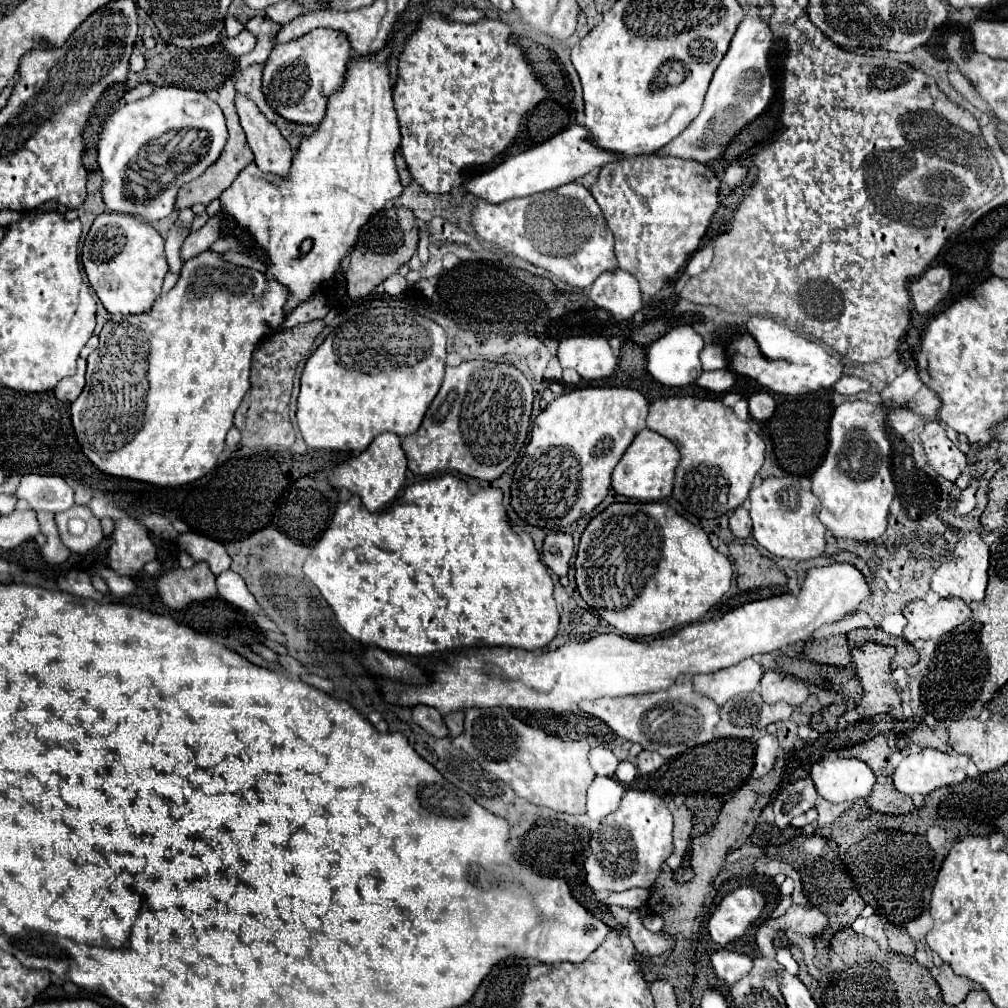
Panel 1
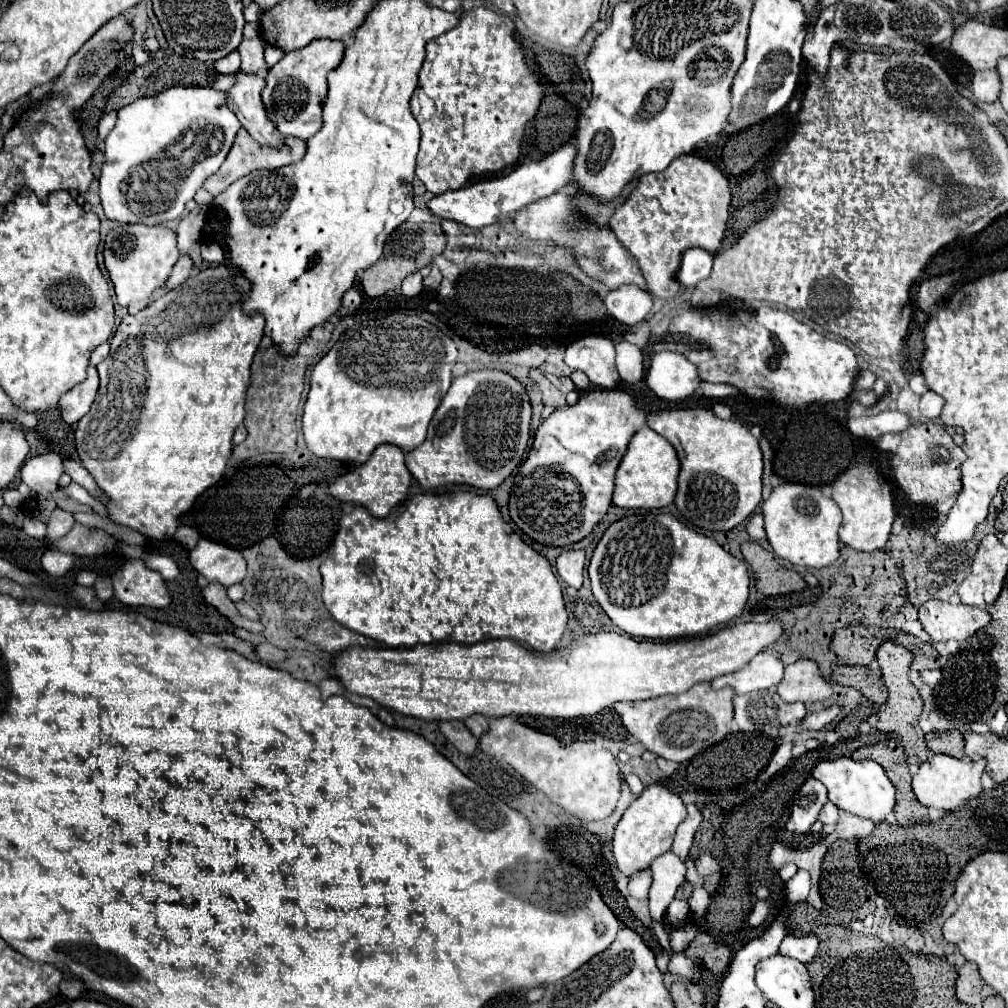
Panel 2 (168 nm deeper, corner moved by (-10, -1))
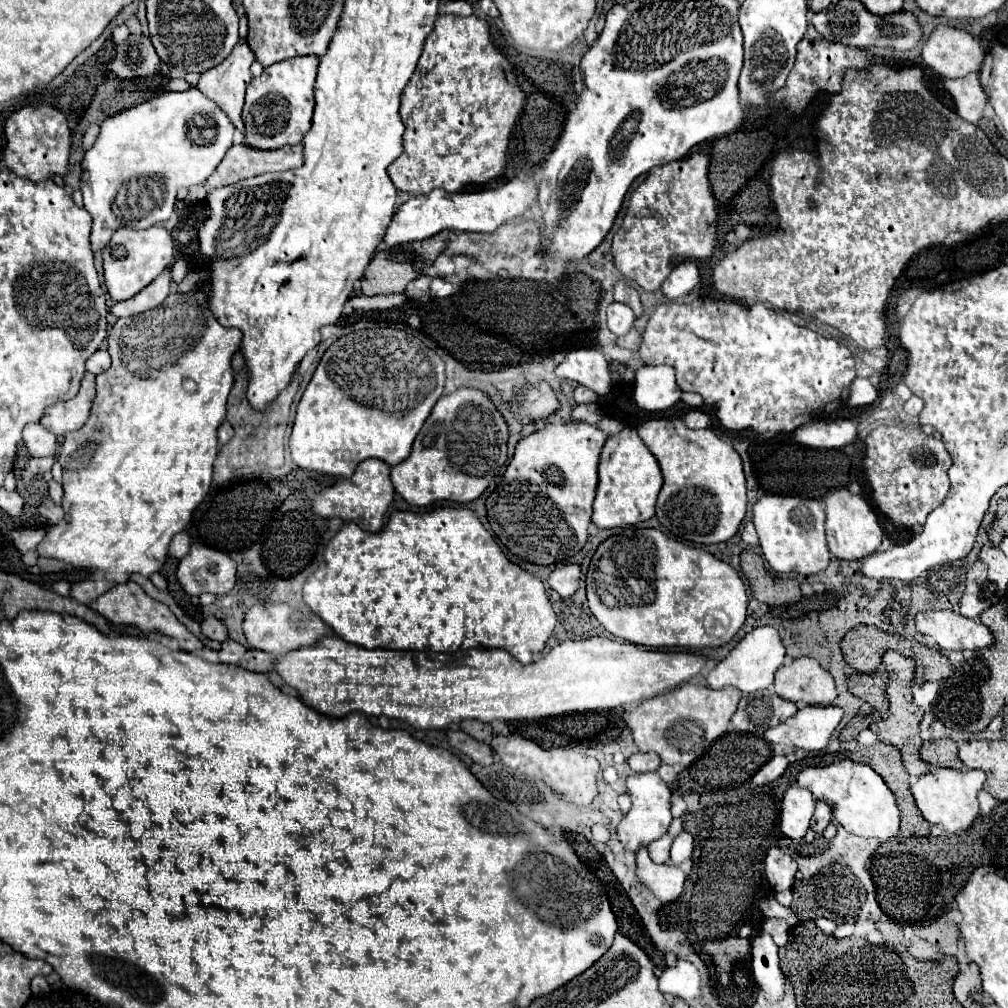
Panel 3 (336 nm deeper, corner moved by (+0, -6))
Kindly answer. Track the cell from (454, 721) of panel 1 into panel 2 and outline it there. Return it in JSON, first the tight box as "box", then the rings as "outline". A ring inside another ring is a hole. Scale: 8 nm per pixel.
{"box":[464,715,488,737],"outline":[[[472,715],[464,721],[464,725],[468,727],[468,731],[474,735],[474,737],[480,737],[482,733],[486,733],[488,729],[488,719],[484,715]]]}

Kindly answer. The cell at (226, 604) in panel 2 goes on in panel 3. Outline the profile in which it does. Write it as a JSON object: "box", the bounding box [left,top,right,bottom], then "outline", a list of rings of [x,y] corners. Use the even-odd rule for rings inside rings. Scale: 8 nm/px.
{"box":[202,616,226,642],"outline":[[[208,616],[204,622],[202,622],[202,636],[208,638],[208,640],[216,640],[216,642],[224,642],[226,640],[226,628],[224,624],[214,618],[214,616]]]}

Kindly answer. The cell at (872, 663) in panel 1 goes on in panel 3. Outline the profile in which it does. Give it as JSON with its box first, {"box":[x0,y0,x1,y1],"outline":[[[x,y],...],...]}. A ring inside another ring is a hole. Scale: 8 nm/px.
{"box":[870,650,930,776],"outline":[[[888,650],[882,658],[882,664],[890,676],[890,684],[888,684],[888,700],[890,700],[890,712],[888,712],[888,718],[878,722],[878,724],[872,724],[870,728],[878,734],[878,740],[886,742],[886,744],[894,744],[900,752],[902,752],[902,760],[904,760],[904,766],[906,766],[906,772],[910,776],[922,776],[922,772],[928,772],[930,770],[930,764],[924,762],[920,758],[920,746],[922,746],[922,740],[918,736],[918,724],[924,716],[924,710],[918,708],[912,700],[912,692],[910,692],[910,686],[914,684],[914,660],[906,658],[904,654],[900,652],[894,652],[894,650]]]}

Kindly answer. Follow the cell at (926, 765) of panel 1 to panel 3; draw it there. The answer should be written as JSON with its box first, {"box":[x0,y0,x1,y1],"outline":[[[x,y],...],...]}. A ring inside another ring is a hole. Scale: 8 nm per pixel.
{"box":[912,766,986,832],"outline":[[[932,766],[928,774],[920,778],[912,778],[912,794],[916,800],[916,806],[920,808],[922,816],[930,824],[940,824],[948,832],[964,832],[970,828],[970,824],[978,818],[978,790],[986,782],[986,774],[982,770],[952,770],[952,768],[936,768]]]}

